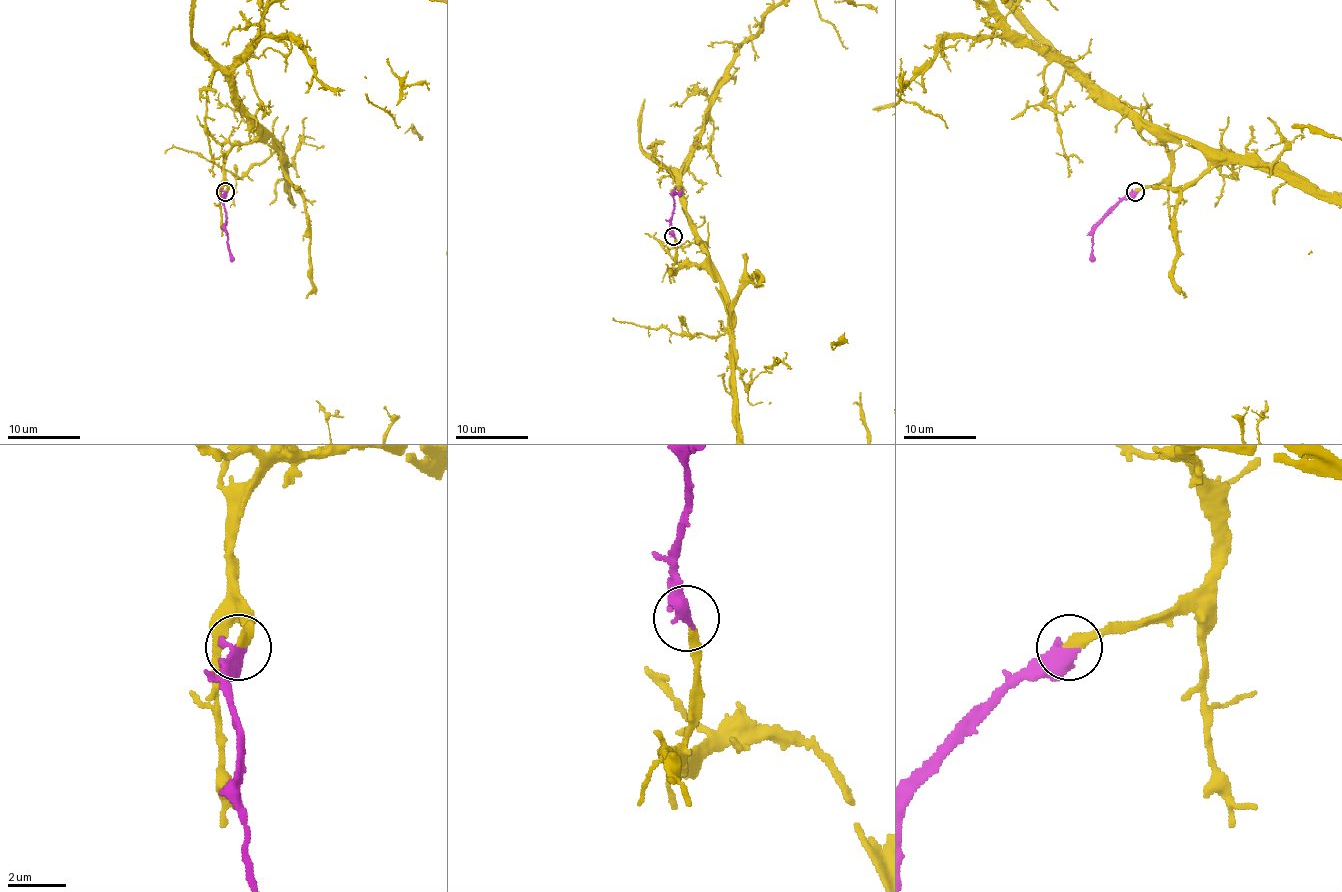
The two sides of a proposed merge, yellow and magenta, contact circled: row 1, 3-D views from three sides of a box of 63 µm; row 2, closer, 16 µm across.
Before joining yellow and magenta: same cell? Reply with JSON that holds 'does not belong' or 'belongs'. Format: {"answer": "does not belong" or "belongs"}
{"answer": "belongs"}

